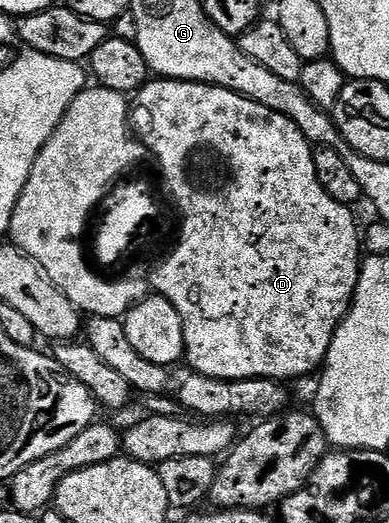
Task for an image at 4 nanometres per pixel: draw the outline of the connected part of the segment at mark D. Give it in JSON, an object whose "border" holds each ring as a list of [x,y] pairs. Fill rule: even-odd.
{"border":[[[171,79],[164,80],[162,83],[151,83],[151,93],[140,89],[138,93],[134,94],[133,99],[138,101],[139,105],[143,105],[143,101],[151,101],[151,105],[155,105],[155,109],[151,109],[151,105],[147,105],[147,113],[143,113],[143,117],[147,117],[147,121],[151,121],[151,117],[155,117],[155,125],[163,125],[163,129],[167,129],[167,133],[171,133],[171,137],[167,137],[167,133],[159,133],[159,141],[171,141],[171,145],[159,145],[158,152],[159,156],[163,158],[163,164],[169,165],[172,171],[177,171],[181,167],[186,150],[191,150],[201,143],[210,143],[218,146],[218,149],[221,150],[226,168],[229,170],[229,180],[220,189],[210,191],[188,187],[182,173],[176,172],[176,184],[169,190],[170,196],[177,197],[177,209],[187,209],[187,217],[191,217],[191,221],[199,221],[199,225],[203,225],[203,237],[187,237],[187,241],[183,241],[183,249],[179,249],[179,253],[175,253],[175,257],[170,257],[167,261],[160,261],[154,266],[155,270],[151,273],[151,281],[149,280],[150,288],[158,296],[173,303],[177,315],[181,315],[186,364],[191,364],[190,368],[194,372],[218,381],[244,381],[245,379],[266,377],[268,381],[288,383],[287,381],[293,380],[294,377],[309,376],[315,368],[316,372],[326,362],[327,352],[333,343],[335,332],[339,329],[339,322],[347,316],[347,310],[351,308],[351,303],[355,300],[355,288],[359,282],[361,225],[355,222],[355,217],[351,214],[352,206],[333,200],[325,191],[325,187],[321,187],[315,170],[313,146],[310,141],[305,139],[303,132],[285,115],[281,115],[253,99],[243,97],[231,89],[223,89],[219,85],[209,85],[201,81],[191,81],[191,89],[187,89],[187,93],[183,93],[183,97],[175,97],[175,89],[171,89]]]}

